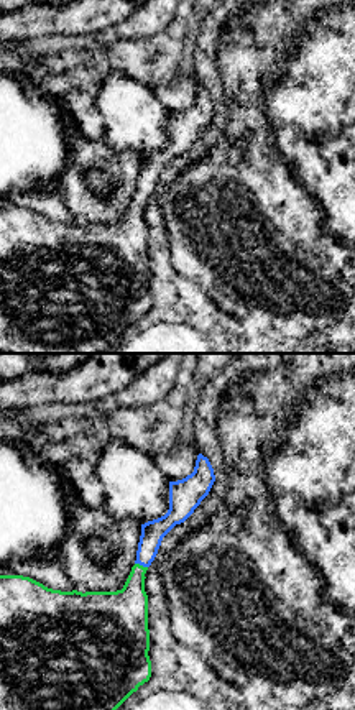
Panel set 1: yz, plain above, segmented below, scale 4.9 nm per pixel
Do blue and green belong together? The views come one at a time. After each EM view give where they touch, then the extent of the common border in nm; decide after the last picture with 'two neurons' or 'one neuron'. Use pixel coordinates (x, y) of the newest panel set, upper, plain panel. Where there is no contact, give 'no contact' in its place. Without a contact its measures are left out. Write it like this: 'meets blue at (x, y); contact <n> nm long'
meets blue at (142, 196); contact 70 nm long

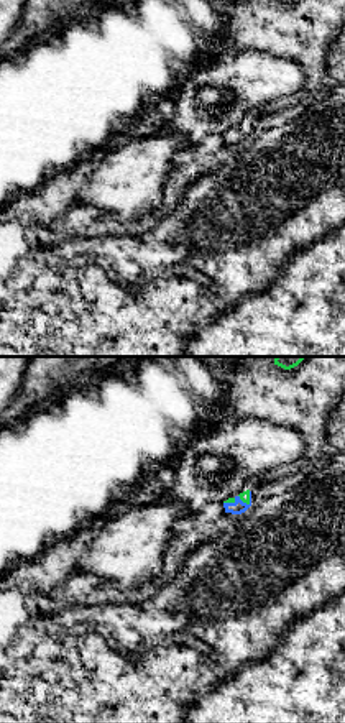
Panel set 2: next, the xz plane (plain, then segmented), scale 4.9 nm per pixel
meets blue at (242, 133); contact 80 nm long

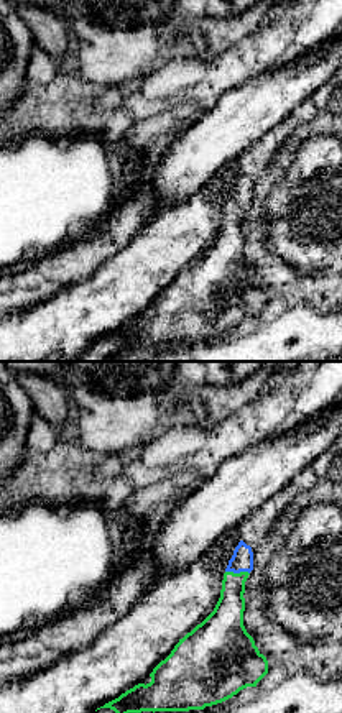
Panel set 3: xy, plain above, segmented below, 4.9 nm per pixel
meets blue at (237, 204); contact 120 nm long

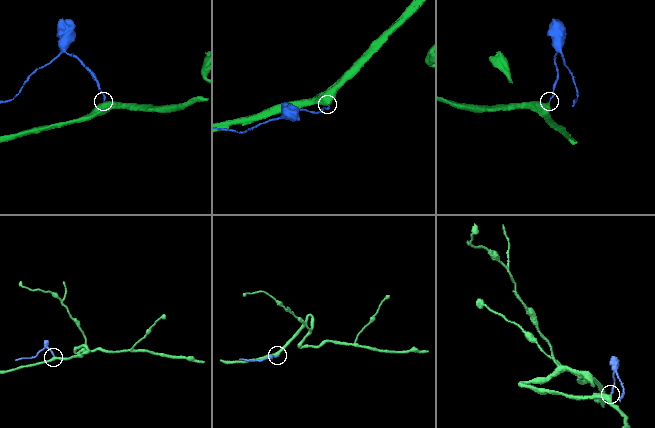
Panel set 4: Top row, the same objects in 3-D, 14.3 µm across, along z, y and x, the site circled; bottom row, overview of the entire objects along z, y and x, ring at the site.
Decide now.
one neuron

